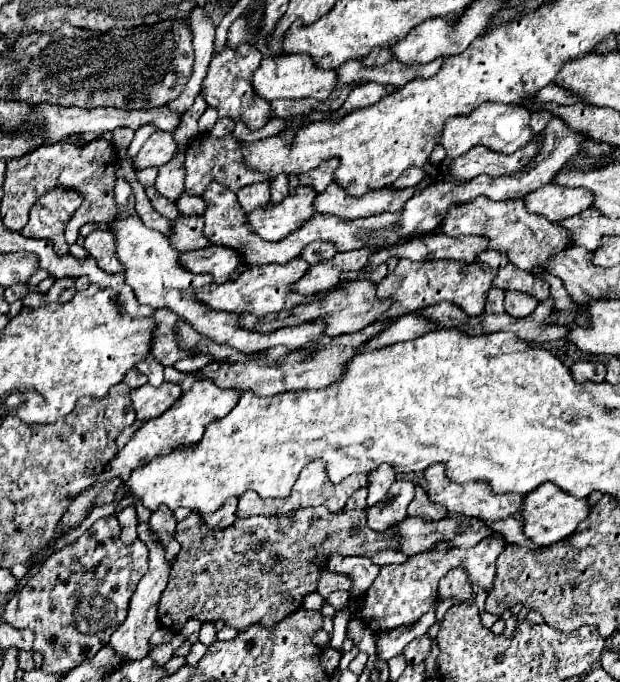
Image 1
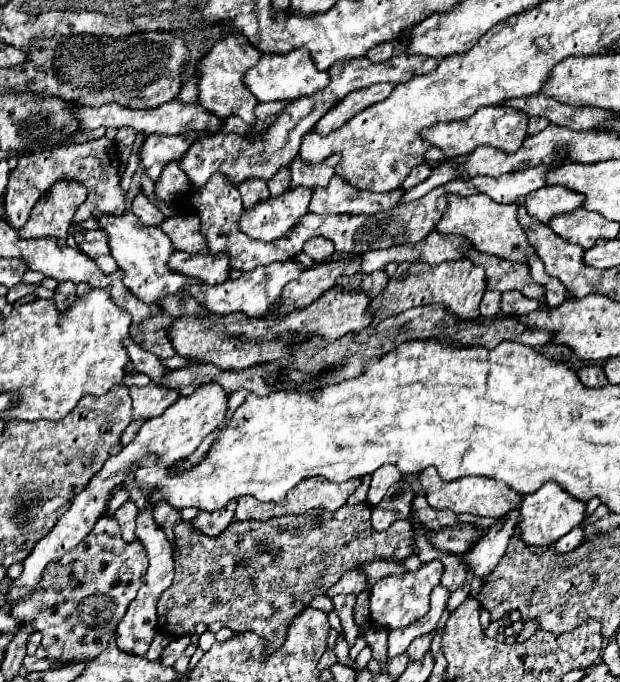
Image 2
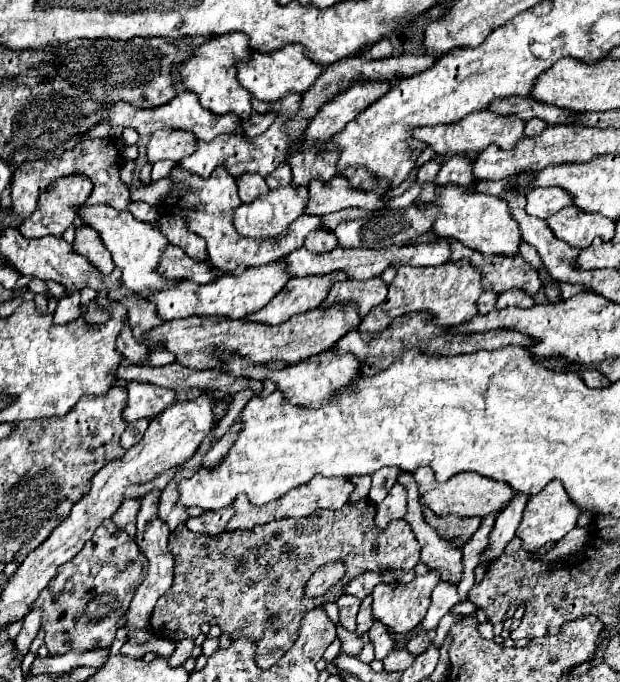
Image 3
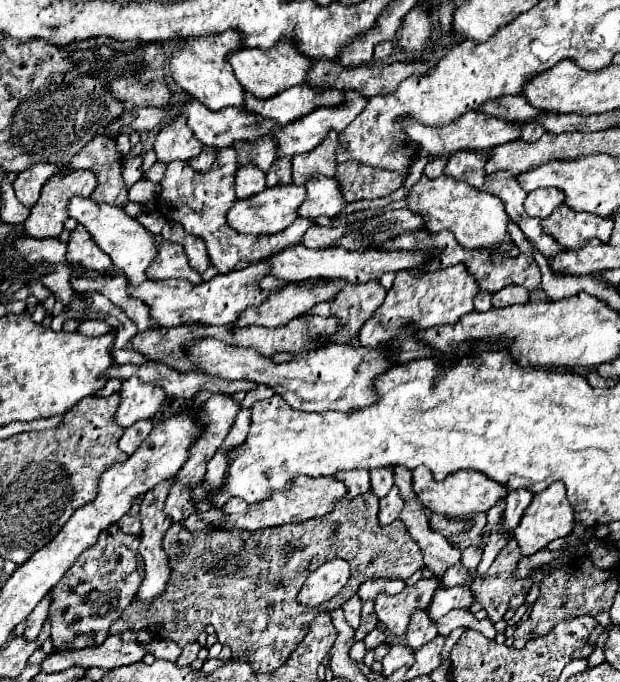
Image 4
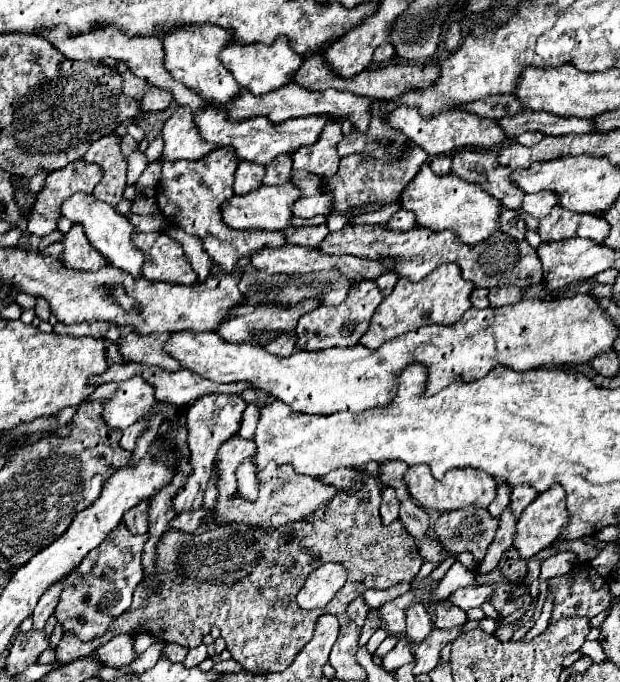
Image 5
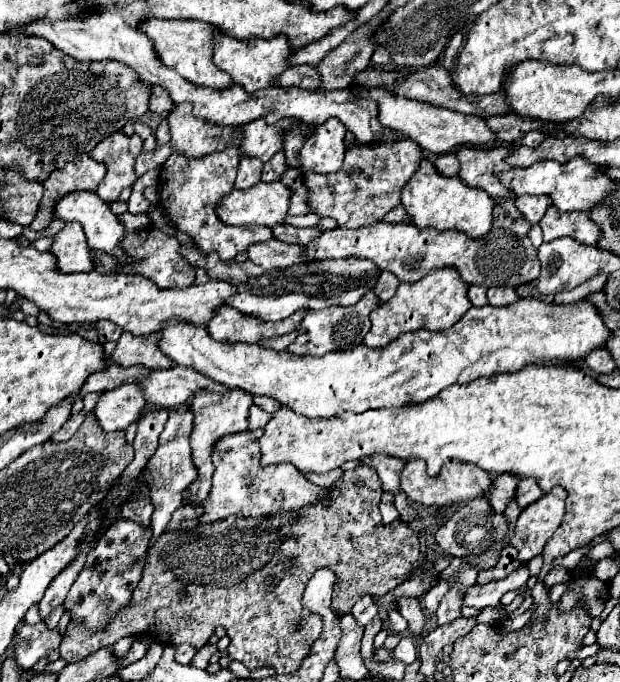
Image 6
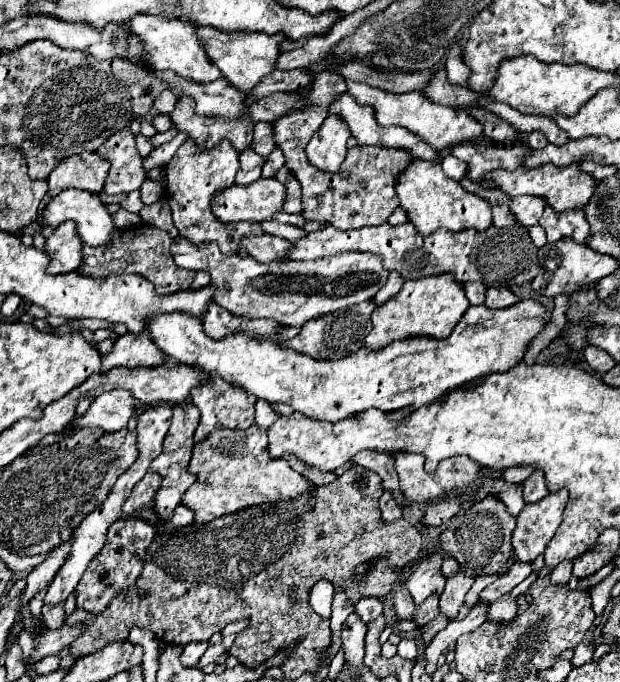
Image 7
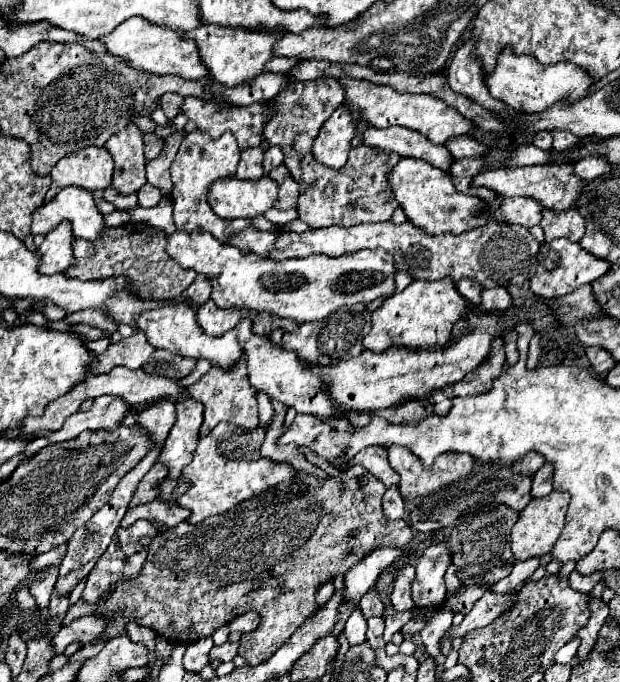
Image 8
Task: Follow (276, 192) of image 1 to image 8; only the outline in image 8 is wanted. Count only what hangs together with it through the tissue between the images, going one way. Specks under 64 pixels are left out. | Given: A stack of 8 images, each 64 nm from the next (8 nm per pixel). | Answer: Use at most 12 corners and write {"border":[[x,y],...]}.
{"border":[[278,146],[264,152],[264,174],[284,162],[284,154]]}

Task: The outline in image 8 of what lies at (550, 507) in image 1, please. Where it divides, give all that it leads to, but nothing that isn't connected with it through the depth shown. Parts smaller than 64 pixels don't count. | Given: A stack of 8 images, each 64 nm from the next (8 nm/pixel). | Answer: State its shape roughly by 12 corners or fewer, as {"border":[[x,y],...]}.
{"border":[[568,492],[532,500],[510,534],[516,560],[544,556],[558,540]]}

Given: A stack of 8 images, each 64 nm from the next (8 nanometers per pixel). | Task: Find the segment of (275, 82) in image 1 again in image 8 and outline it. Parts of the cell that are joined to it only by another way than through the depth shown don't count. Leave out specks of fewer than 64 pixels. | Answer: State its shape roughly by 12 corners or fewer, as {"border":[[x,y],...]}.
{"border":[[202,24],[204,64],[226,88],[254,80],[280,32]]}

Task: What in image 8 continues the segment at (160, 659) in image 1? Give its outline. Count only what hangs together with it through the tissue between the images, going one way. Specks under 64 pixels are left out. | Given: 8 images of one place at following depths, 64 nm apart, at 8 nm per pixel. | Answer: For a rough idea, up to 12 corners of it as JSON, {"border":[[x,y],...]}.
{"border":[[230,642],[214,646],[208,658],[230,662],[238,652],[238,644]]}

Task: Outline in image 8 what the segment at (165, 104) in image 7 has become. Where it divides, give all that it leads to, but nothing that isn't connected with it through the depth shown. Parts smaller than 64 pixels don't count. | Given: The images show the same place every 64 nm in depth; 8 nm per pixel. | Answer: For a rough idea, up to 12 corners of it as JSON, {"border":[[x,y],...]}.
{"border":[[178,94],[158,98],[168,120],[180,112],[184,98]]}

